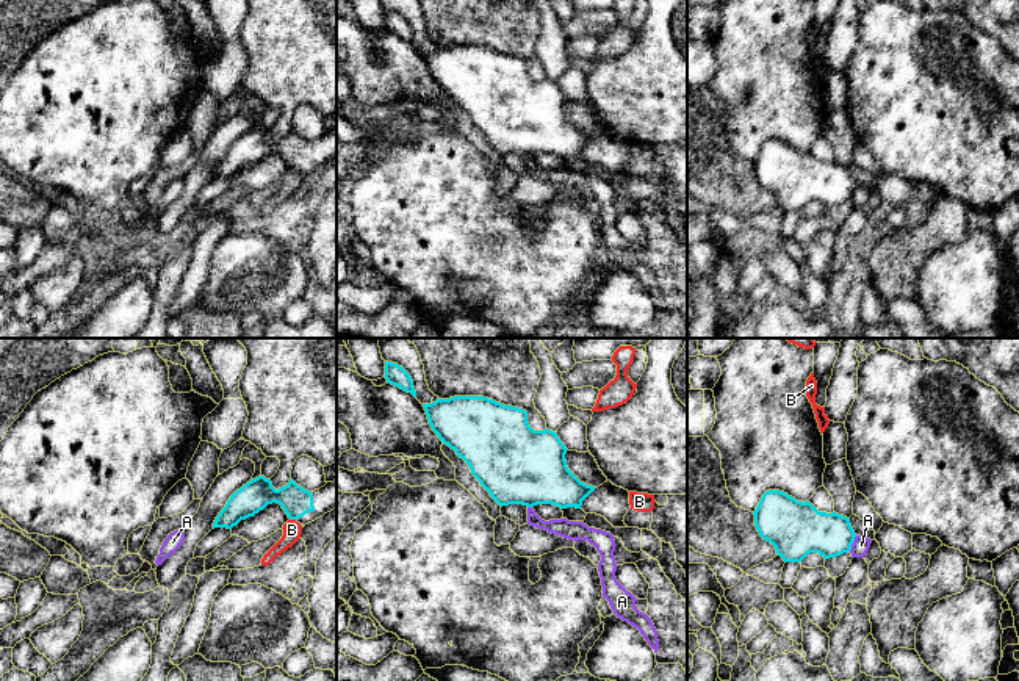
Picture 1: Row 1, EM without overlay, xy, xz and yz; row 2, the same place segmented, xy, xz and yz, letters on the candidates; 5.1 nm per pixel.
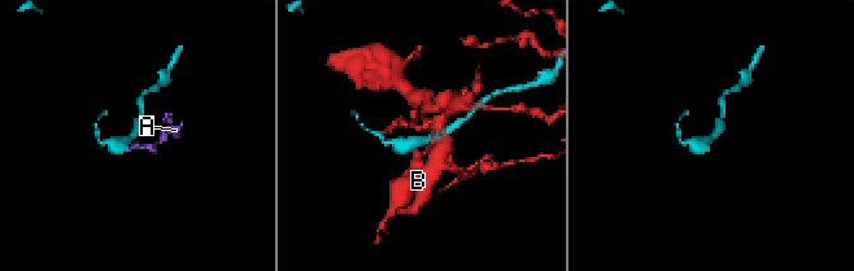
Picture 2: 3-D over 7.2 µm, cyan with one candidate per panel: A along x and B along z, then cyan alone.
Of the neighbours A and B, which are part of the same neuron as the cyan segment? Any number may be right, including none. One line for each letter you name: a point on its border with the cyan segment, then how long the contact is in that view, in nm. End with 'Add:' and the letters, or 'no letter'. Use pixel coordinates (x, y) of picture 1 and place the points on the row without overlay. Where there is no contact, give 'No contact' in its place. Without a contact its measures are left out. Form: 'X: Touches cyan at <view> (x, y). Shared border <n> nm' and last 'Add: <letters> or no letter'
Add: no letter

